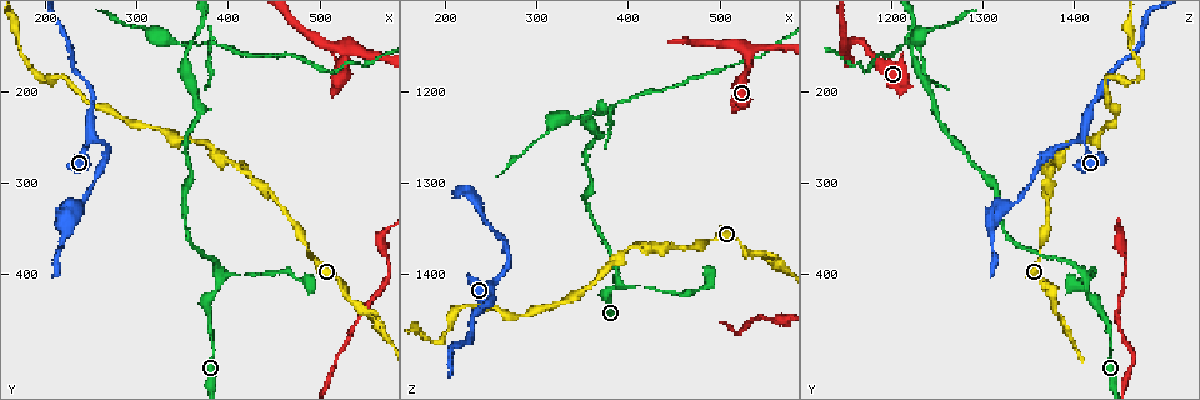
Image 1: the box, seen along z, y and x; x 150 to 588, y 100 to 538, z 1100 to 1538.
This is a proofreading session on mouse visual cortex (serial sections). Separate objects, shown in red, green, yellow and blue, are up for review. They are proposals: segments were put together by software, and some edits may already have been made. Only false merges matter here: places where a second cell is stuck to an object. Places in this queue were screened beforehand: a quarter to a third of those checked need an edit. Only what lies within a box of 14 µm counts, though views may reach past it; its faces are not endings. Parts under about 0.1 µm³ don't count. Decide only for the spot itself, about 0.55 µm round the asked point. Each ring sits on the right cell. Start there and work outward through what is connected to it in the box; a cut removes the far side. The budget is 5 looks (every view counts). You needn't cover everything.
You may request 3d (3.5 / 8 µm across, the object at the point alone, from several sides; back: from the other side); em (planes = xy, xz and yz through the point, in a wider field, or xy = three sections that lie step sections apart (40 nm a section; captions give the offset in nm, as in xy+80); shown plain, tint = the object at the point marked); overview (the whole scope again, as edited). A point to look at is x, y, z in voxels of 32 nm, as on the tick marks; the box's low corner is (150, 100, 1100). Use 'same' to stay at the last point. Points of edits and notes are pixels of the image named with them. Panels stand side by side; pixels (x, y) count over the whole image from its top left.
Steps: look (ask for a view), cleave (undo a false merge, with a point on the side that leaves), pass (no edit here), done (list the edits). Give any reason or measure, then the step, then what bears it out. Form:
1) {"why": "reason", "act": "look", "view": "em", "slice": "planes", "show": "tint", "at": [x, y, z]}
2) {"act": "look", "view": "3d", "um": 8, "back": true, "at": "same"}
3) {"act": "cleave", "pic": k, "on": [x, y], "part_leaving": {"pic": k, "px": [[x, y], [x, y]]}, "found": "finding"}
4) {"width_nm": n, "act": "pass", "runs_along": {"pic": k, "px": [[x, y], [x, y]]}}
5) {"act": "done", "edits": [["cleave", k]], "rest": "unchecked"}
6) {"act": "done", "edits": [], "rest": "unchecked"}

{"why": "abrupt turn", "act": "look", "view": "3d", "um": 3.5, "back": true, "at": [250, 250, 1410]}

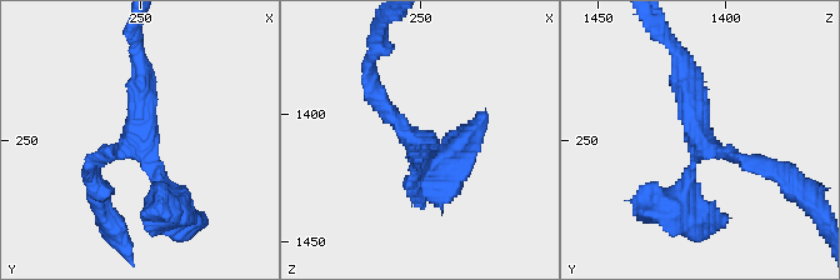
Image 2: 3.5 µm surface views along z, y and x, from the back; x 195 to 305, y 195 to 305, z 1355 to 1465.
{"arms": 3, "arm_widths_nm": [200, 300, 300], "why": "need the tissue", "act": "look", "view": "em", "slice": "planes", "show": "tint", "at": [252, 253, 1409]}

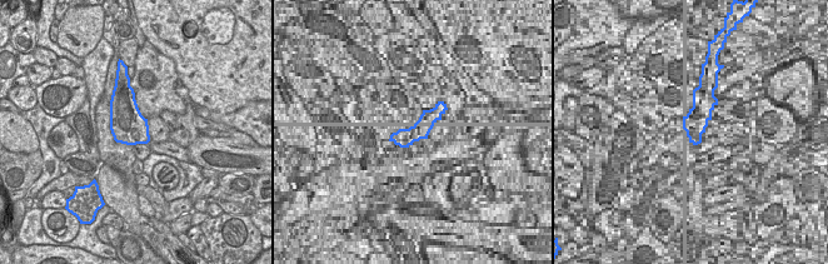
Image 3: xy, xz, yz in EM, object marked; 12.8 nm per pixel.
{"act": "pass", "runs_along": {"pic": 2, "px": [[451, 160], [398, 125], [370, 74]]}, "found": "all the same cell"}

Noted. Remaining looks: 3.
{"act": "look", "view": "3d", "um": 3.5, "at": [420, 290, 1370]}

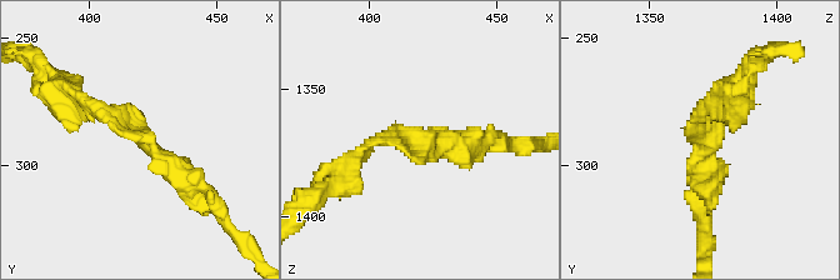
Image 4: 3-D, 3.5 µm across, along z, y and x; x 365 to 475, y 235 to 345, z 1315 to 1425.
{"arm_widths_nm": [150, 300], "act": "look", "view": "em", "slice": "planes", "show": "plain", "at": [420, 289, 1372]}

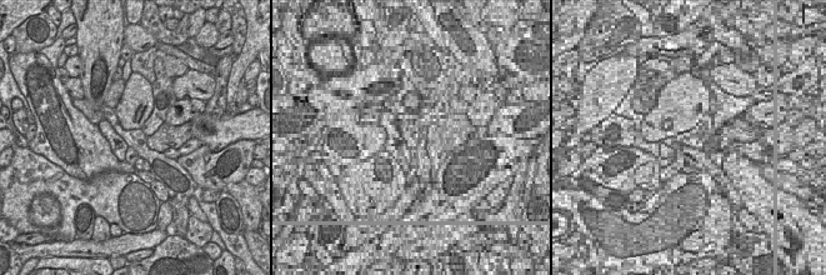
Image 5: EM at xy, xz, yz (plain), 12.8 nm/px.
{"act": "look", "view": "em", "slice": "planes", "show": "tint", "at": "same"}

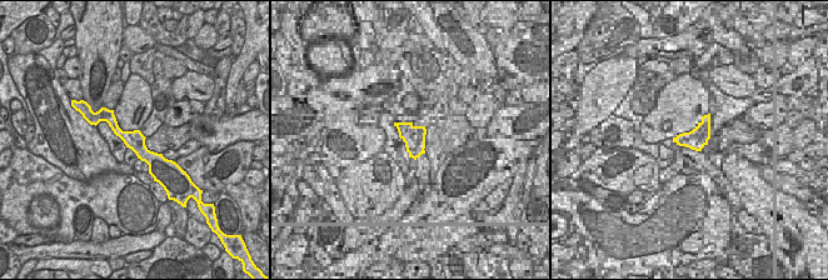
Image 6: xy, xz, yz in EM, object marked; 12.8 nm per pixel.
{"act": "pass", "runs_along": {"pic": 4, "px": [[206, 189], [80, 100]]}, "found": "all the same cell"}

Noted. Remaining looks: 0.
{"act": "done", "edits": [], "rest": "unchecked"}

